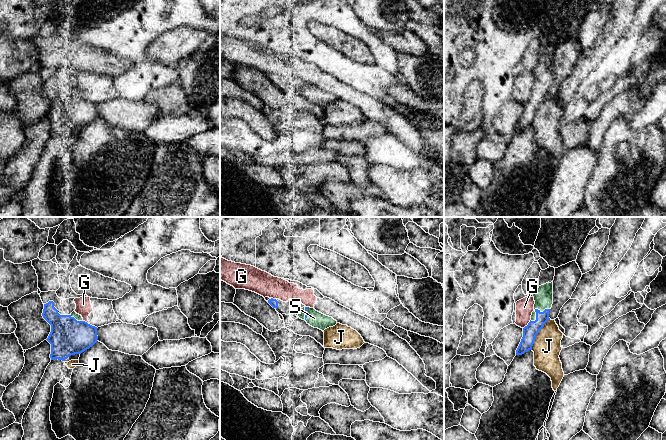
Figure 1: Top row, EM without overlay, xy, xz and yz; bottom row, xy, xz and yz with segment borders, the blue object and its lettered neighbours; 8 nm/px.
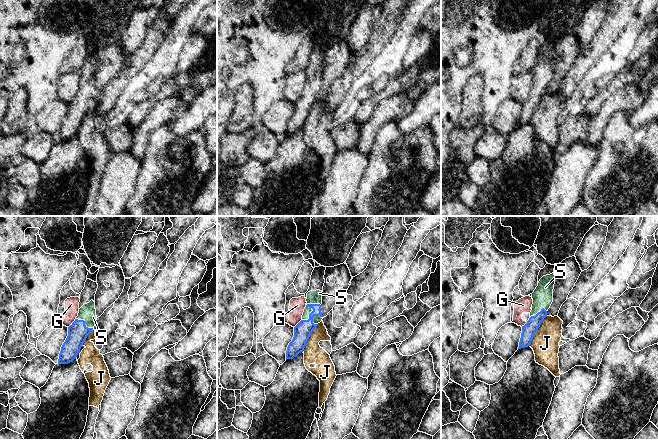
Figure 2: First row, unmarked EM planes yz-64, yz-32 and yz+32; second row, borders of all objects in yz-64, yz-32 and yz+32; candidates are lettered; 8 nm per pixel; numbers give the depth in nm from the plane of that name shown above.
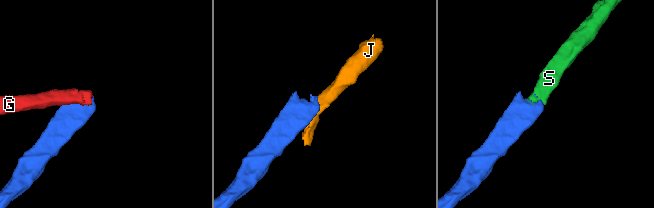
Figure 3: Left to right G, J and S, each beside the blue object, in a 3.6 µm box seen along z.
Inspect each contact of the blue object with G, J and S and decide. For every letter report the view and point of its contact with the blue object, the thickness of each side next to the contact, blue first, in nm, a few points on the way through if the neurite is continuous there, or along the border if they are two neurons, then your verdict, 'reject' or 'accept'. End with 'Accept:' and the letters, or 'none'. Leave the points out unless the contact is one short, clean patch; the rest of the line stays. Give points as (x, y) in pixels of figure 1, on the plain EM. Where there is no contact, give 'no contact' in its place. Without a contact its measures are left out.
G: contact yz (528, 100); calibres 120 and 140 nm; reject
J: contact yz (537, 109); calibres 120 and 220 nm; reject
S: contact yz (535, 86); calibres 120 and 160 nm; accept
Accept: S

